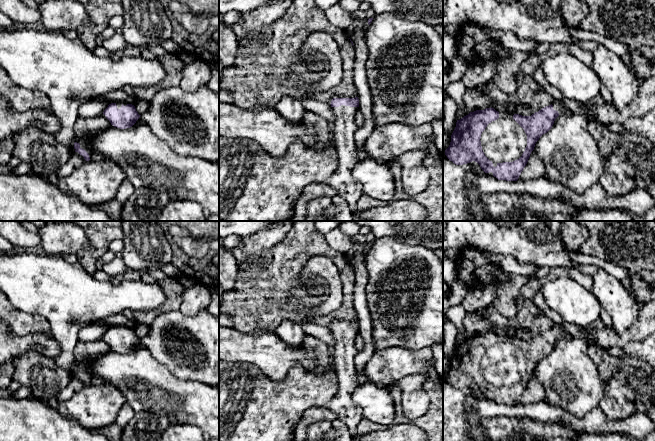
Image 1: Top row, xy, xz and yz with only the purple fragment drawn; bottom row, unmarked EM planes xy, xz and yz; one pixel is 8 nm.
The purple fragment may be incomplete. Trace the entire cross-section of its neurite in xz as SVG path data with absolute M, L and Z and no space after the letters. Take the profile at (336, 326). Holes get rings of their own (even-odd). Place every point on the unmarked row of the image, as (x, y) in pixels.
M333 322L331 331L334 336L332 363L338 378L337 392L325 408L335 413L348 428L353 440L357 441L427 441L427 433L414 424L395 424L390 429L373 434L357 435L357 425L361 419L361 409L352 400L352 394L358 387L354 358L357 355L355 337L359 323Z

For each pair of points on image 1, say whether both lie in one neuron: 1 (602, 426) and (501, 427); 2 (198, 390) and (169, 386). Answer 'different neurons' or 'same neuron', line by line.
1: different neurons
2: same neuron

